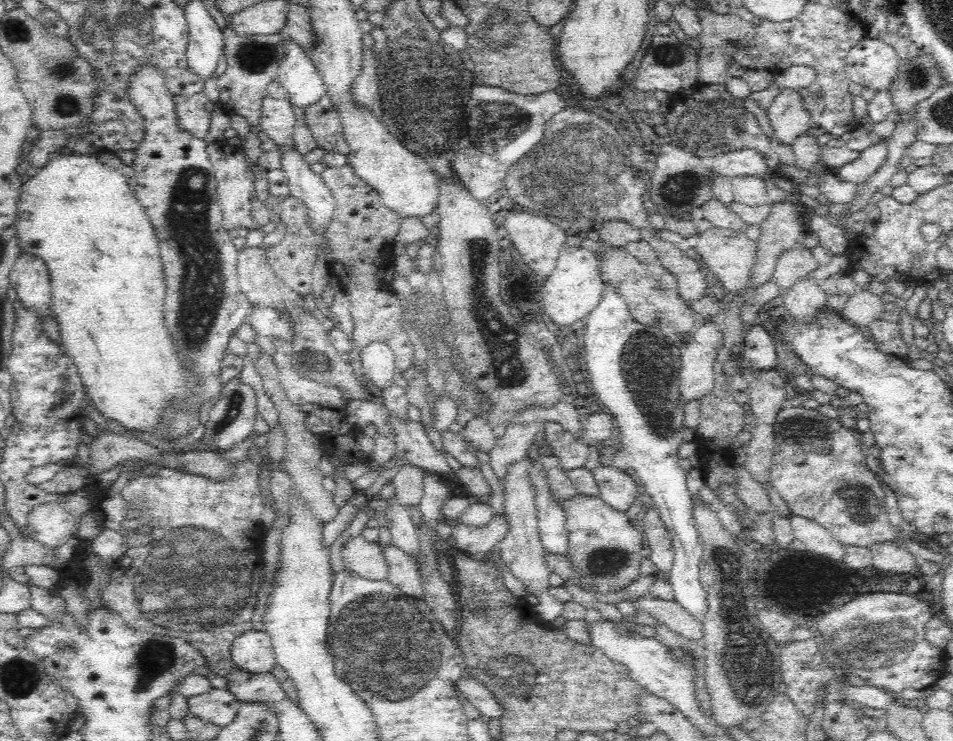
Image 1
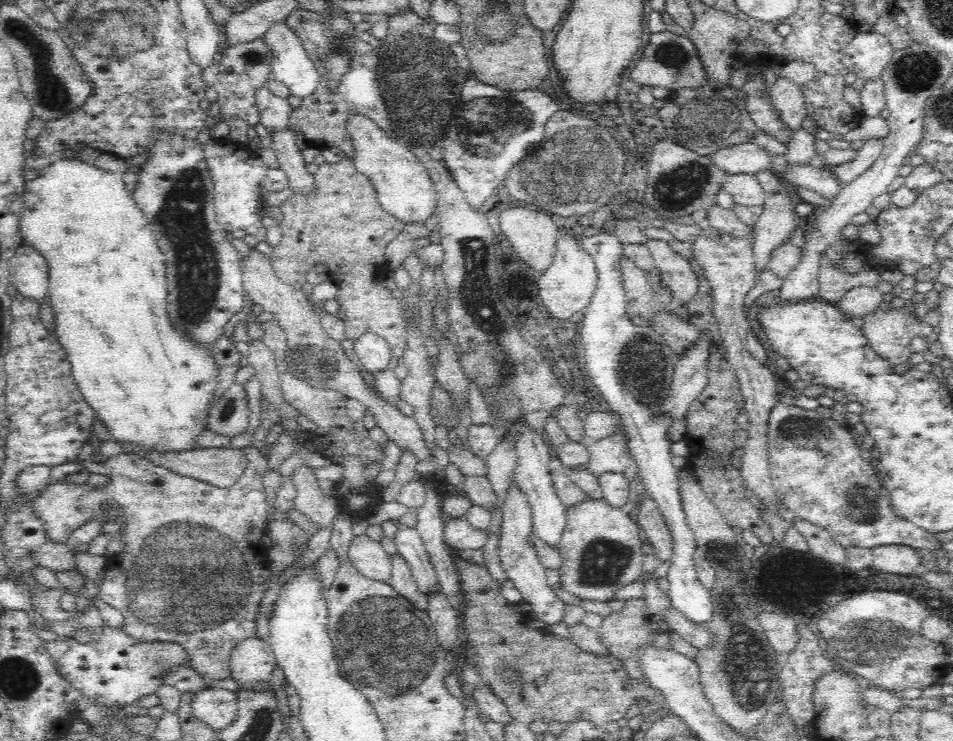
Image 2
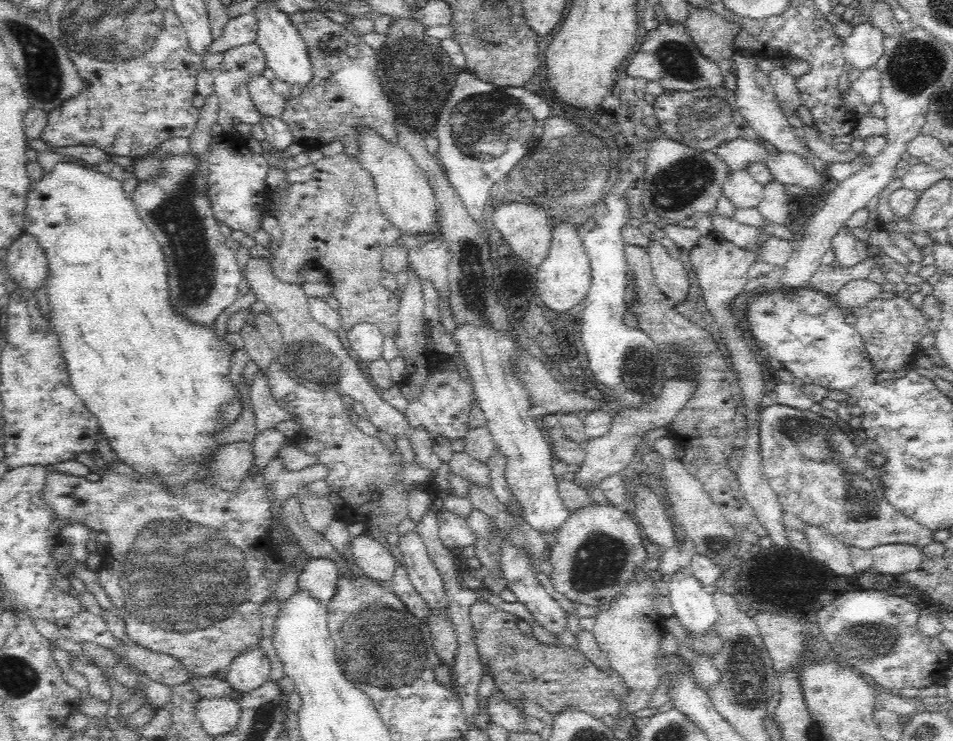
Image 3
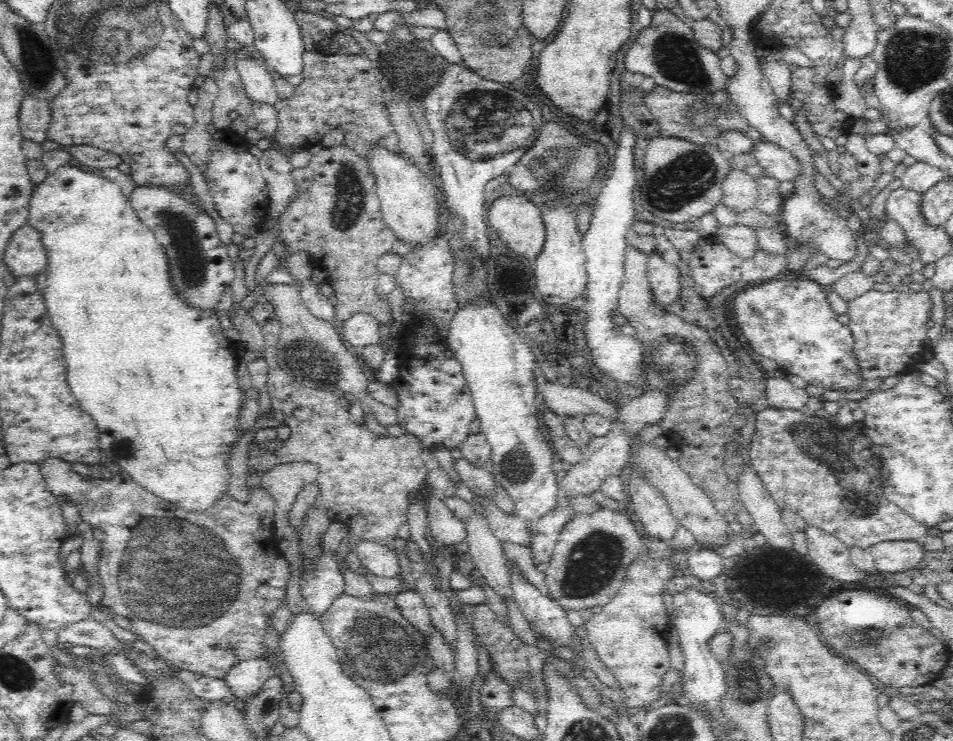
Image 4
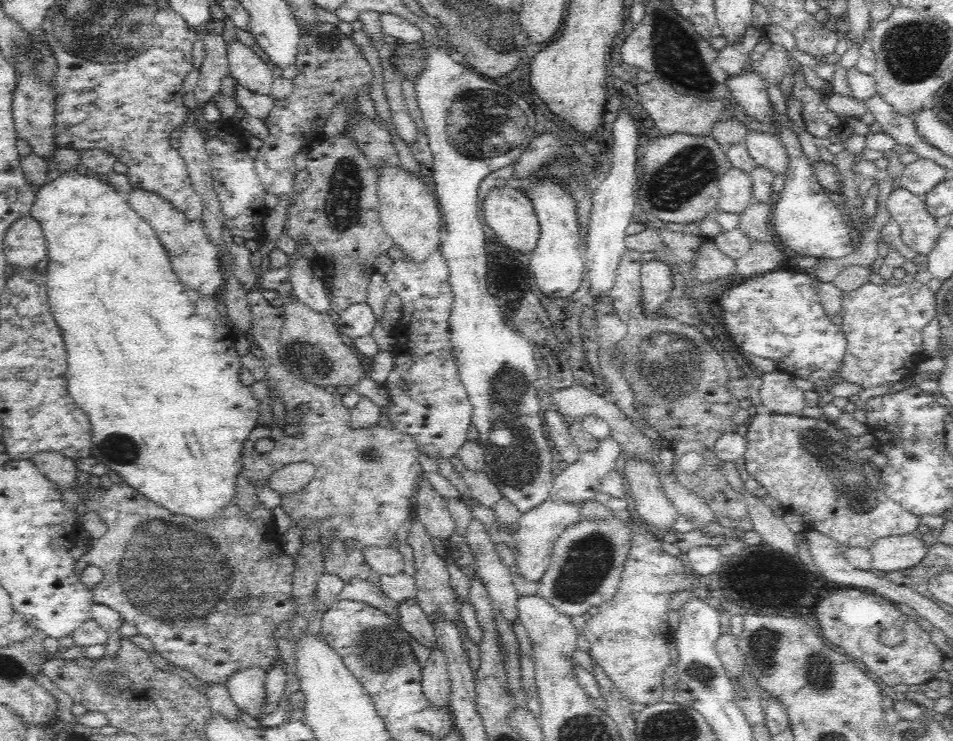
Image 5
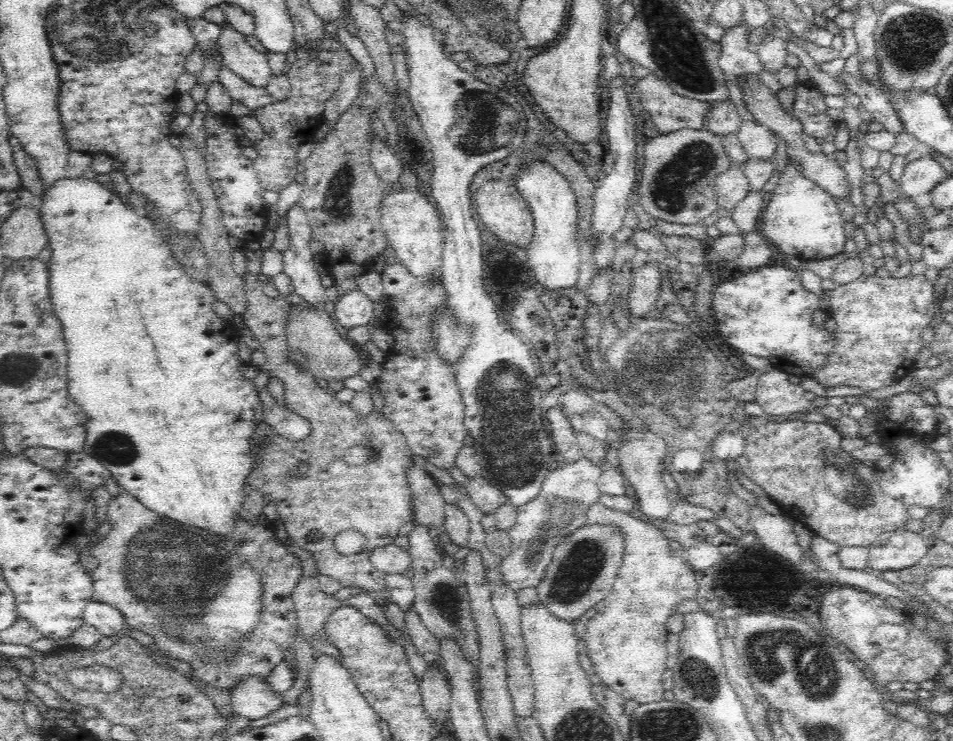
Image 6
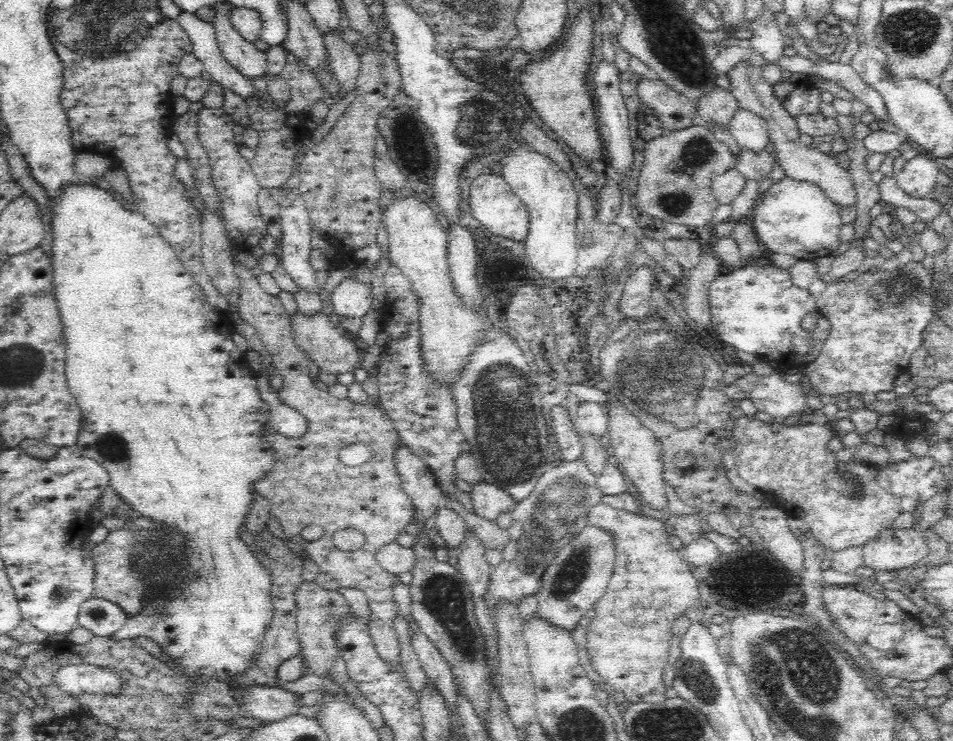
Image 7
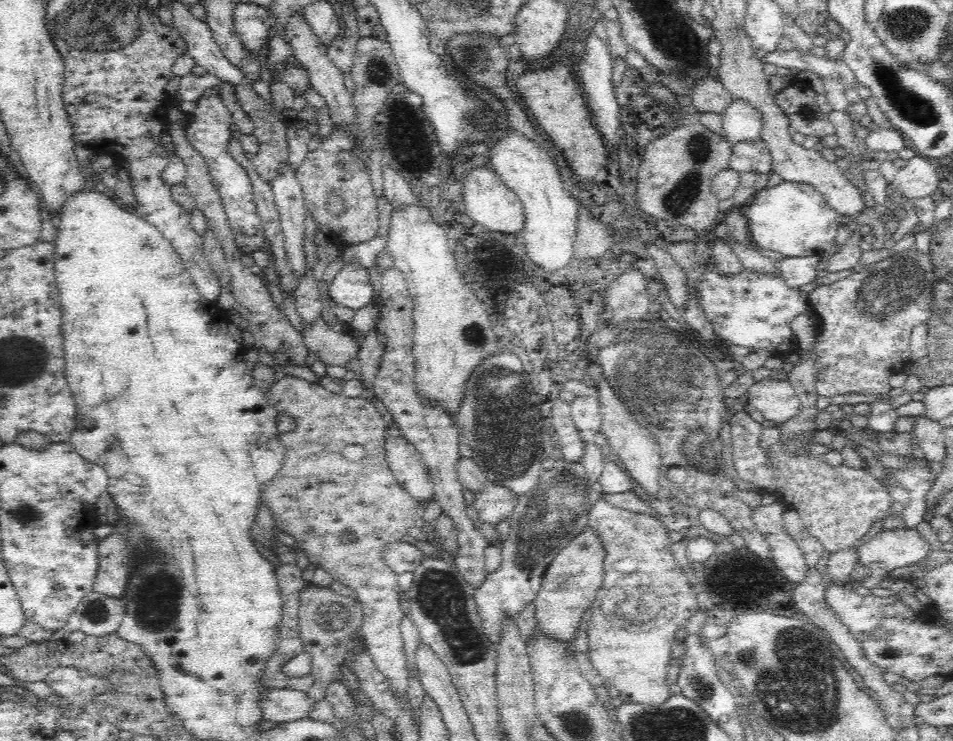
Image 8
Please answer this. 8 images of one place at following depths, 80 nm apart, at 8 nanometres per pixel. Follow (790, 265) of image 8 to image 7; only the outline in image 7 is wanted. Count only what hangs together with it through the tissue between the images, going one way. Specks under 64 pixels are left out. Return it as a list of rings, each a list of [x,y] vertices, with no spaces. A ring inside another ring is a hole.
[[[800,259],[789,271],[794,285],[812,294],[822,316],[826,316],[832,324],[830,335],[819,355],[804,368],[806,378],[812,386],[828,396],[849,393],[865,402],[874,401],[877,392],[894,389],[894,380],[907,372],[912,355],[923,344],[923,332],[927,330],[928,323],[935,314],[933,275],[922,264],[913,261],[903,269],[887,265],[883,270],[860,274],[852,281],[830,284],[824,284],[812,262],[805,259]]]

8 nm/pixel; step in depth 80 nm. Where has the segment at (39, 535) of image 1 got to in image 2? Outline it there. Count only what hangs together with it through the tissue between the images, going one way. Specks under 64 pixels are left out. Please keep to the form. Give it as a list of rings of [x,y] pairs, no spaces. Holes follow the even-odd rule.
[[[244,446],[240,448],[240,451],[246,457],[246,468],[240,474],[240,478],[228,488],[220,488],[202,480],[176,474],[165,468],[153,465],[142,456],[128,453],[120,455],[120,458],[116,458],[116,460],[112,460],[110,470],[106,472],[111,478],[111,481],[104,488],[94,489],[86,483],[83,485],[70,485],[62,481],[62,484],[54,484],[48,488],[44,488],[38,500],[32,504],[34,515],[42,521],[46,541],[54,544],[66,543],[72,532],[88,522],[92,516],[100,518],[100,514],[102,514],[102,502],[106,502],[106,500],[110,502],[111,500],[116,506],[120,506],[121,510],[123,510],[123,515],[119,519],[125,522],[125,527],[116,532],[115,537],[124,540],[126,547],[122,552],[106,558],[106,574],[104,575],[98,597],[102,602],[108,604],[108,606],[120,610],[122,617],[124,617],[123,628],[126,635],[132,637],[132,639],[138,639],[138,641],[168,641],[168,643],[178,643],[188,653],[188,657],[192,661],[192,669],[209,682],[230,677],[232,672],[231,653],[234,648],[245,639],[256,636],[255,616],[259,610],[260,602],[267,591],[266,581],[270,578],[269,557],[267,555],[267,549],[263,544],[263,538],[267,533],[266,513],[268,512],[268,508],[266,506],[266,496],[264,495],[264,485],[262,485],[262,476],[266,474],[266,470],[269,468],[269,462],[267,461],[267,457],[262,455],[256,447]]]

